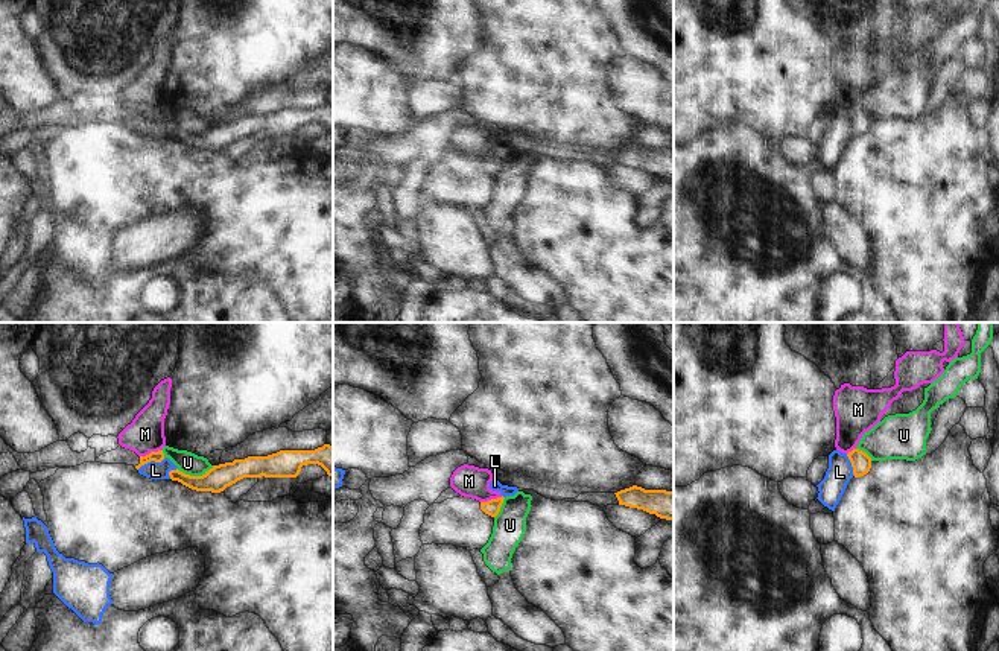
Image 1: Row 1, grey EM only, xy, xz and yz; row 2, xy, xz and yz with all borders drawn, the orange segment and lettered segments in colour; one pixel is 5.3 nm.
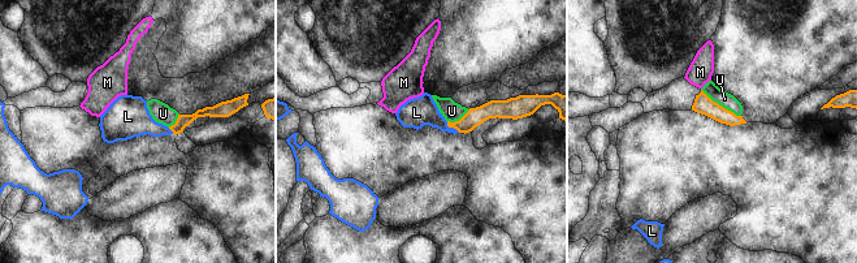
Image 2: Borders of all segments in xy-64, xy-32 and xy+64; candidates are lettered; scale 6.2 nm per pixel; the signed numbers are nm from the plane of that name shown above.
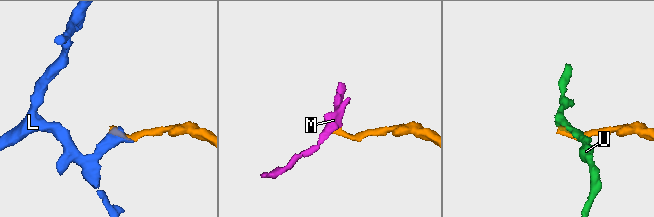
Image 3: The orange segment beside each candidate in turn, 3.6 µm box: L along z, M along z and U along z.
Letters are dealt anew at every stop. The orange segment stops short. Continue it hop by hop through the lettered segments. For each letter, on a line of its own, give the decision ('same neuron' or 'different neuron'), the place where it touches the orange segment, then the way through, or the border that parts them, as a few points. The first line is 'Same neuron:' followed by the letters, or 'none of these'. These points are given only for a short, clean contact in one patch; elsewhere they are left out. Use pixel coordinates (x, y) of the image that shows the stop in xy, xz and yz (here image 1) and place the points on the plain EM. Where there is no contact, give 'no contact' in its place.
Same neuron: none of these
L: different neuron | xy (151, 119) | along xy (164, 117), (148, 120), (137, 128)
M: different neuron | xy (151, 111) | along xy (161, 108), (140, 116)
U: different neuron | xy (195, 136) | along xy (213, 125), (201, 134), (186, 134), (177, 128)

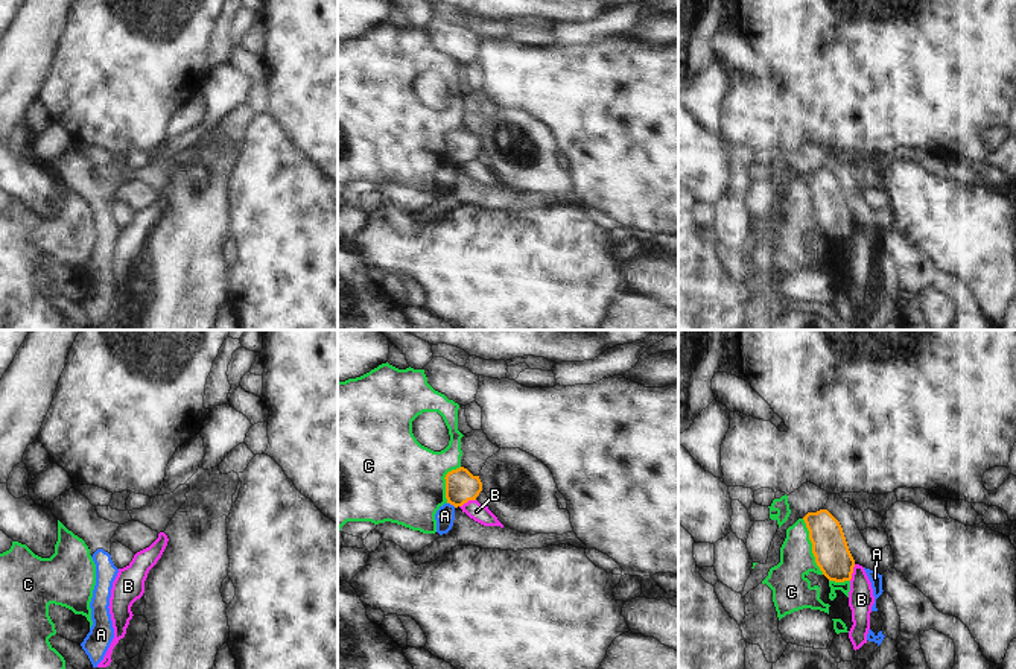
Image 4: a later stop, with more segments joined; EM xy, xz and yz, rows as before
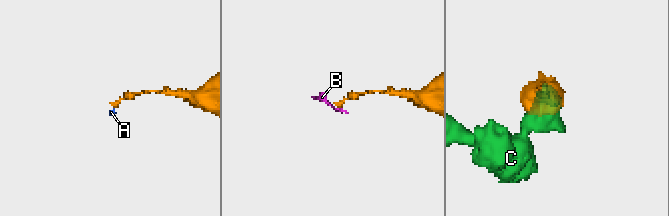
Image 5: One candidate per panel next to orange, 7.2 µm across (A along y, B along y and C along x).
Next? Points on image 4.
Same neuron: none of these
A: different neuron | xz (452, 163) | along xz (447, 161), (455, 166)
B: different neuron | xz (467, 160) | along xz (475, 158), (460, 166)
C: different neuron | yz (812, 206)

